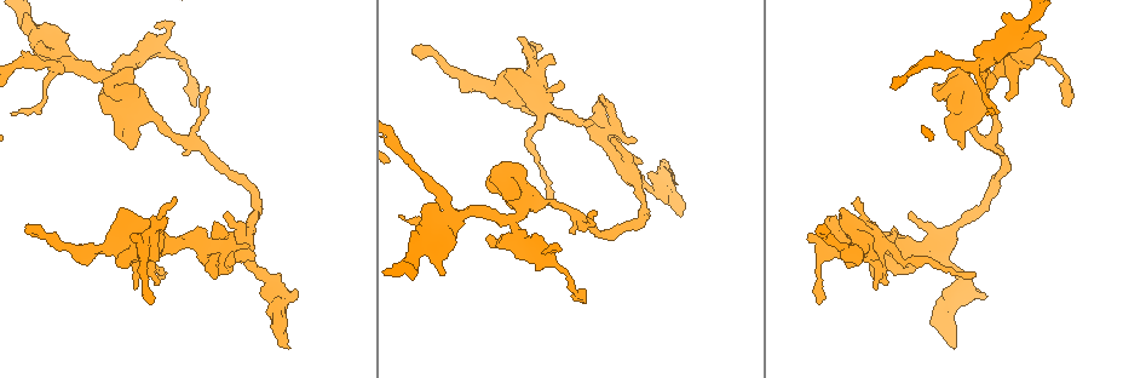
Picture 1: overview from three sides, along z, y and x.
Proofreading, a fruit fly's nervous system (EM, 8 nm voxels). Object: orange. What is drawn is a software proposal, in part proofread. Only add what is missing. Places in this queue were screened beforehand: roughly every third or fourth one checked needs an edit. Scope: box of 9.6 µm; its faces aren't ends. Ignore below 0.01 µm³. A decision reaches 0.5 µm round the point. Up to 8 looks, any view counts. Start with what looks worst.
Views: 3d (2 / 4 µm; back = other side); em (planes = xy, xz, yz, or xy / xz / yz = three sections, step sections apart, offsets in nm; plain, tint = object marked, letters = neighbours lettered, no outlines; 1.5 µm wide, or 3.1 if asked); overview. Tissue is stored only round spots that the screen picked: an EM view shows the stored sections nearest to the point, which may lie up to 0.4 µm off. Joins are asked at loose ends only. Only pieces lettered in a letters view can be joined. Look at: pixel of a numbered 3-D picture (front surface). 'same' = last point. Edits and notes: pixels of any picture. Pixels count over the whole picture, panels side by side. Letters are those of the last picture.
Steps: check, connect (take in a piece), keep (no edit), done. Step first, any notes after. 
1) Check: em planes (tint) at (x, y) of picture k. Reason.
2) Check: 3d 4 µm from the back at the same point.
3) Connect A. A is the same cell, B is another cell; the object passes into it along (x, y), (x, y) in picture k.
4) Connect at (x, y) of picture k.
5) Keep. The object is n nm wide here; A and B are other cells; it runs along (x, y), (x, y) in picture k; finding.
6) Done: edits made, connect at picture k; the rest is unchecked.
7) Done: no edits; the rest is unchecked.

Check: em xy step 8 (tint) at (28, 234) of picture 1. Free end.

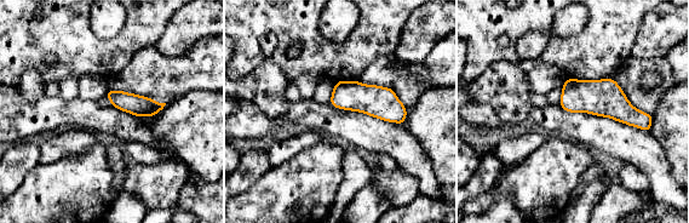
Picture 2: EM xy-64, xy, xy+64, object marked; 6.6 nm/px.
Check: em planes (letters) at the same point. Cut it another way.

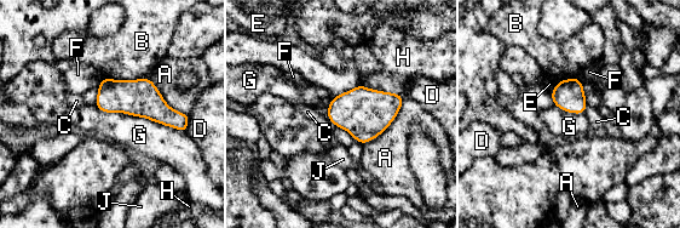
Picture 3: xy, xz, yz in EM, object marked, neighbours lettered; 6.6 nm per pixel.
Keep. A, B, C, D, E, F, G, H and J are other cells; no lettered piece goes on from it.

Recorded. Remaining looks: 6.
Check: 3d 4 µm at (874, 288) of picture 1. An open end.

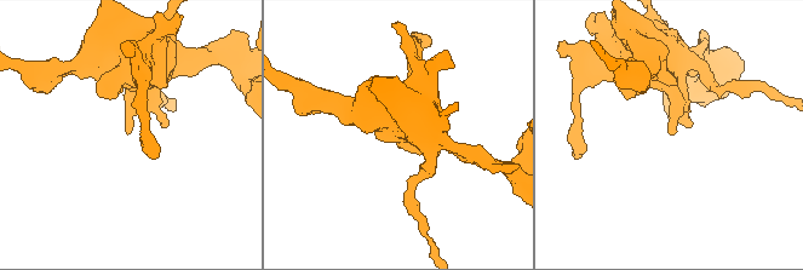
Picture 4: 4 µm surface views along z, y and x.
Check: em planes (letters) at (126, 130) of picture 4.

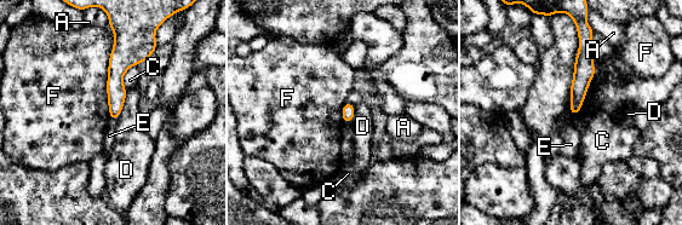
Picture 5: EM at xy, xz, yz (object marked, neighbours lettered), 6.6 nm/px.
Keep. A, C, D, E and F are other cells; it runs along (116, 35), (119, 64), (113, 116) in picture 5; no lettered piece goes on from it.

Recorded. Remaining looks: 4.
Check: em xy step 8 (tint) at (826, 219) of picture 1. Free end.

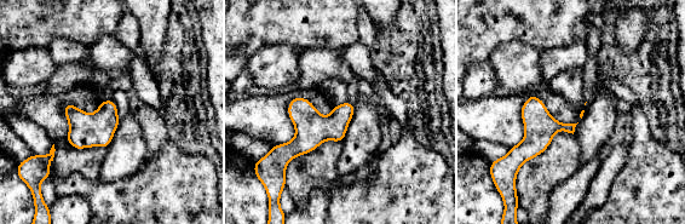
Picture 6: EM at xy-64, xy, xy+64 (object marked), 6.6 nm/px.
Check: em planes (letters) at the same point.

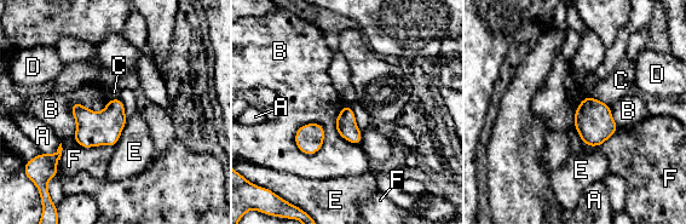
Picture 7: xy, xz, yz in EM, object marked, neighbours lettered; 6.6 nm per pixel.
Keep. A, B, C, D, E and F are other cells; no lettered piece goes on from it.

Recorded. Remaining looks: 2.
Done: no edits; the rest is unchecked.

